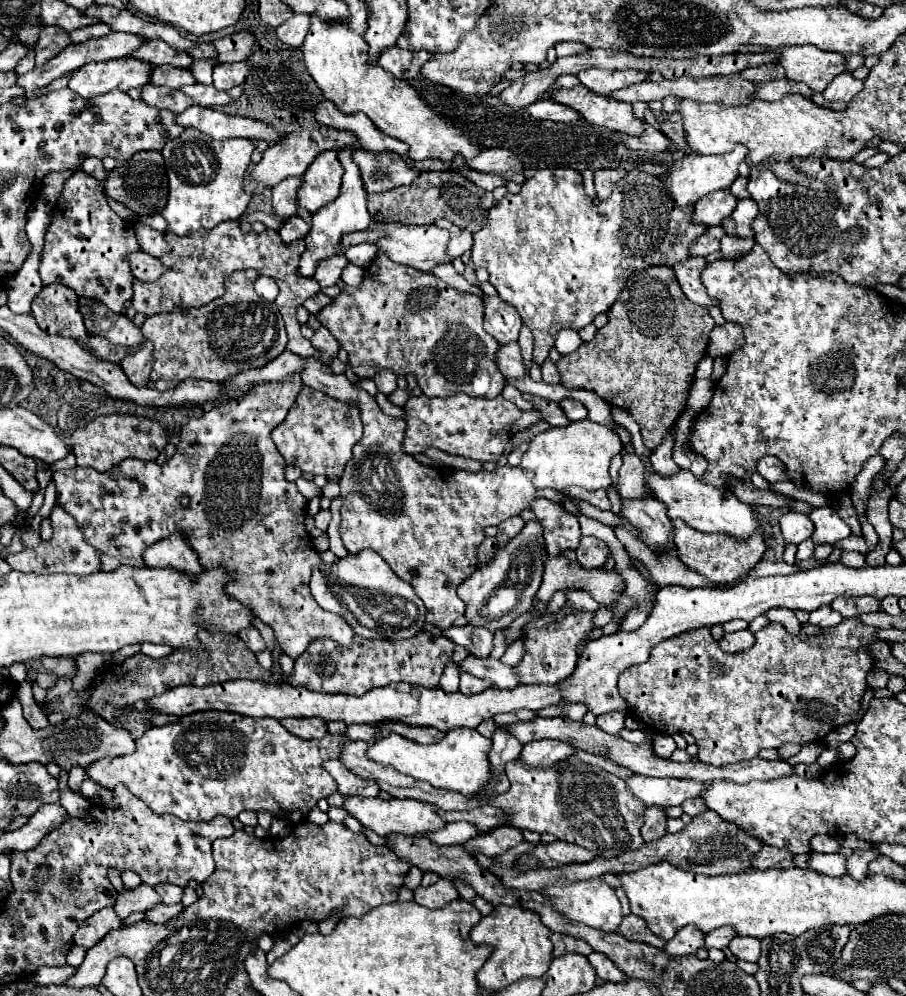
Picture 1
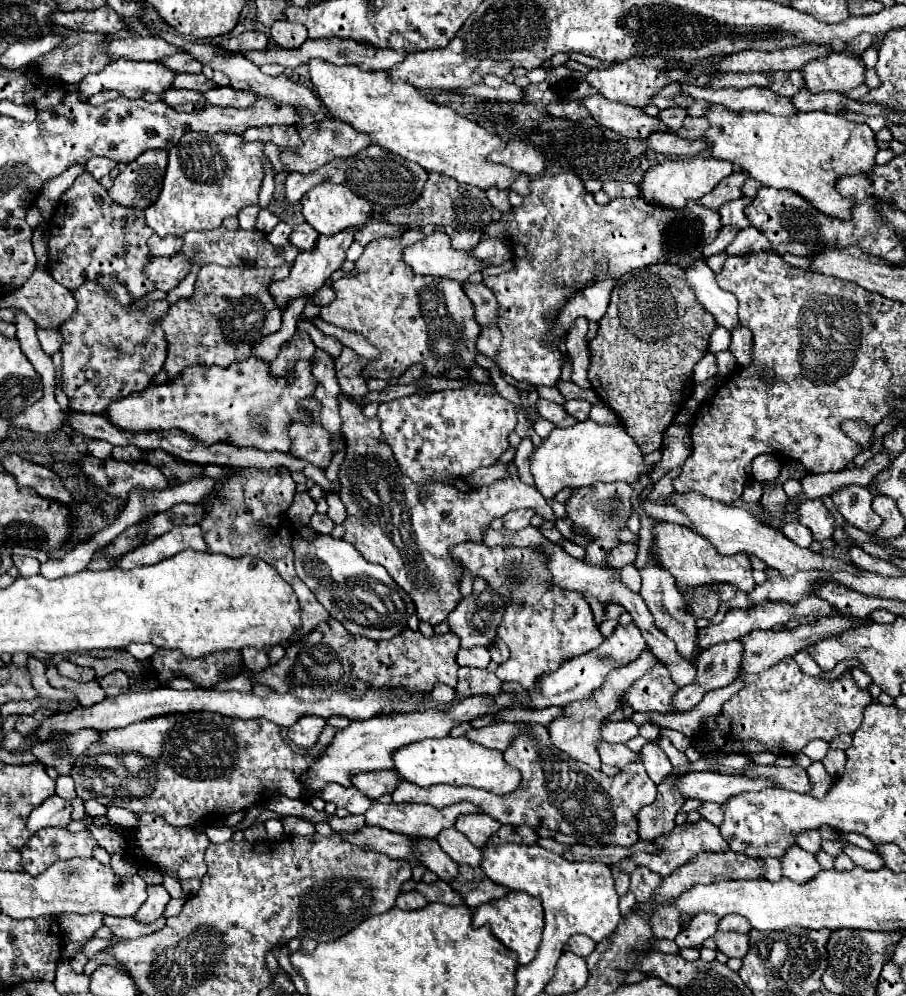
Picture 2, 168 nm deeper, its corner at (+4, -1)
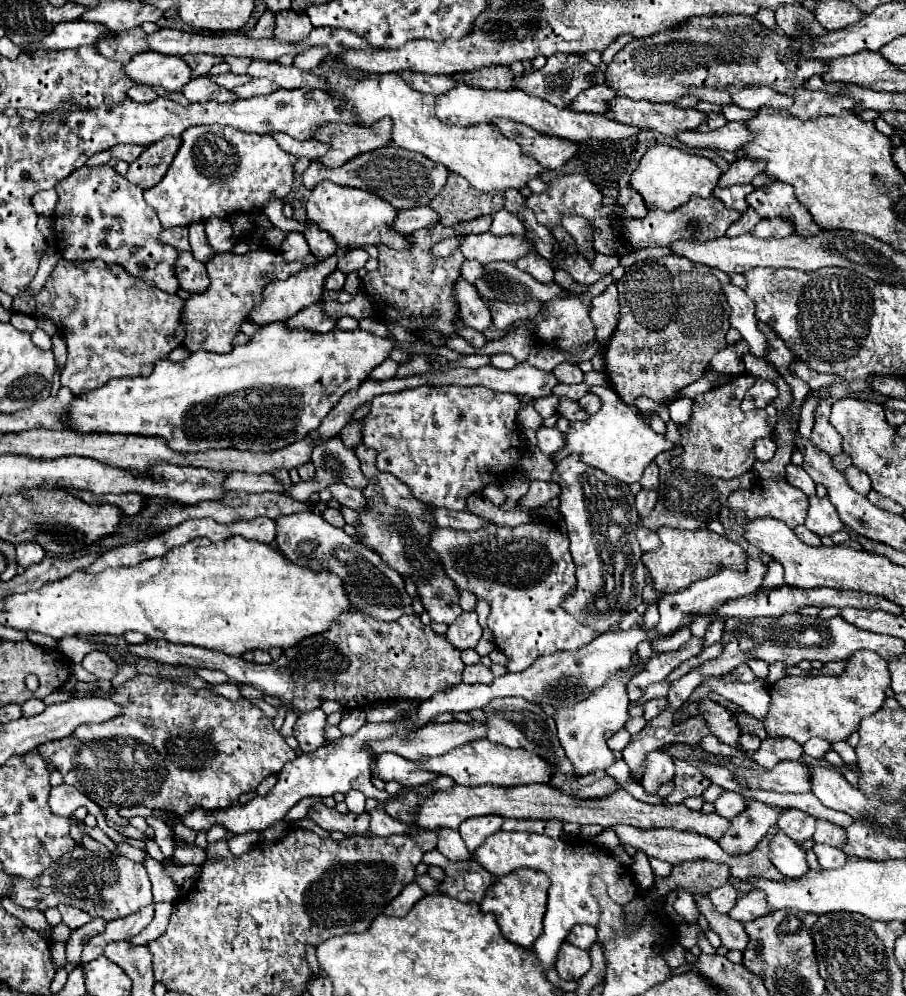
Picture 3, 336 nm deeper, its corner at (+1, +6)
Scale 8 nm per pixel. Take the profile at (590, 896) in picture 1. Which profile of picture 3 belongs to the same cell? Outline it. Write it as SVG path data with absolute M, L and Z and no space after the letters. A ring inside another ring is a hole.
M498 831L490 835L474 851L474 859L488 873L496 877L508 875L520 867L530 867L530 869L542 871L550 879L550 889L548 889L550 901L548 901L548 911L544 915L544 933L534 943L534 955L542 971L548 971L556 963L556 953L560 945L566 941L566 935L574 925L586 923L596 927L600 923L600 905L590 889L592 877L602 877L602 881L608 885L610 899L616 901L618 905L626 905L638 893L638 887L634 885L634 879L628 867L614 861L608 849L590 841L560 841L560 839L552 839L536 833Z

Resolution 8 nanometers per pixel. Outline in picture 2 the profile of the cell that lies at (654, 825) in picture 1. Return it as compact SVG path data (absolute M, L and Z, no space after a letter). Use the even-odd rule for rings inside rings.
M669 776L663 784L657 786L657 800L643 810L639 810L639 838L655 840L661 834L667 834L675 828L675 816L681 810L685 796L675 792L675 780L679 776Z

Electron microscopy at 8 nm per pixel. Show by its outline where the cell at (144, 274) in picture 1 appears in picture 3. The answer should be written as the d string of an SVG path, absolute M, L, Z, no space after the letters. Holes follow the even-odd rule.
M180 251L174 263L174 275L180 283L180 287L188 293L202 293L206 285L210 285L206 277L204 263L196 261L190 251Z

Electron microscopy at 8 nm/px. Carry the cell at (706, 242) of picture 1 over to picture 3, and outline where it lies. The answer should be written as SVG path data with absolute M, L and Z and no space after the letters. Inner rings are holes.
M750 207L736 223L732 223L730 227L728 227L728 231L726 231L726 237L738 237L738 235L744 235L744 233L748 233L756 223L760 221L760 217L758 217L758 213Z

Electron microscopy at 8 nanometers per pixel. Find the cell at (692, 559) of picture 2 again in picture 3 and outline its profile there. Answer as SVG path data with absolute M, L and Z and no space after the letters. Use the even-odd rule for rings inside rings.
M660 527L656 533L660 537L660 547L654 551L646 551L642 555L642 563L646 565L654 581L654 589L660 593L674 593L686 589L690 583L698 579L706 579L726 567L736 571L746 571L748 553L738 543L718 533L712 533L708 529L684 531L684 529L670 529L670 527Z

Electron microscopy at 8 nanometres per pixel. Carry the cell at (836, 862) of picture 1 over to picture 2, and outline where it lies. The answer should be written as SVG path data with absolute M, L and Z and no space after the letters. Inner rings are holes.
M791 846L783 858L779 858L781 868L783 868L783 876L793 880L793 882L807 882L811 878L817 876L817 872L821 870L815 856L809 852L803 852L799 846Z

